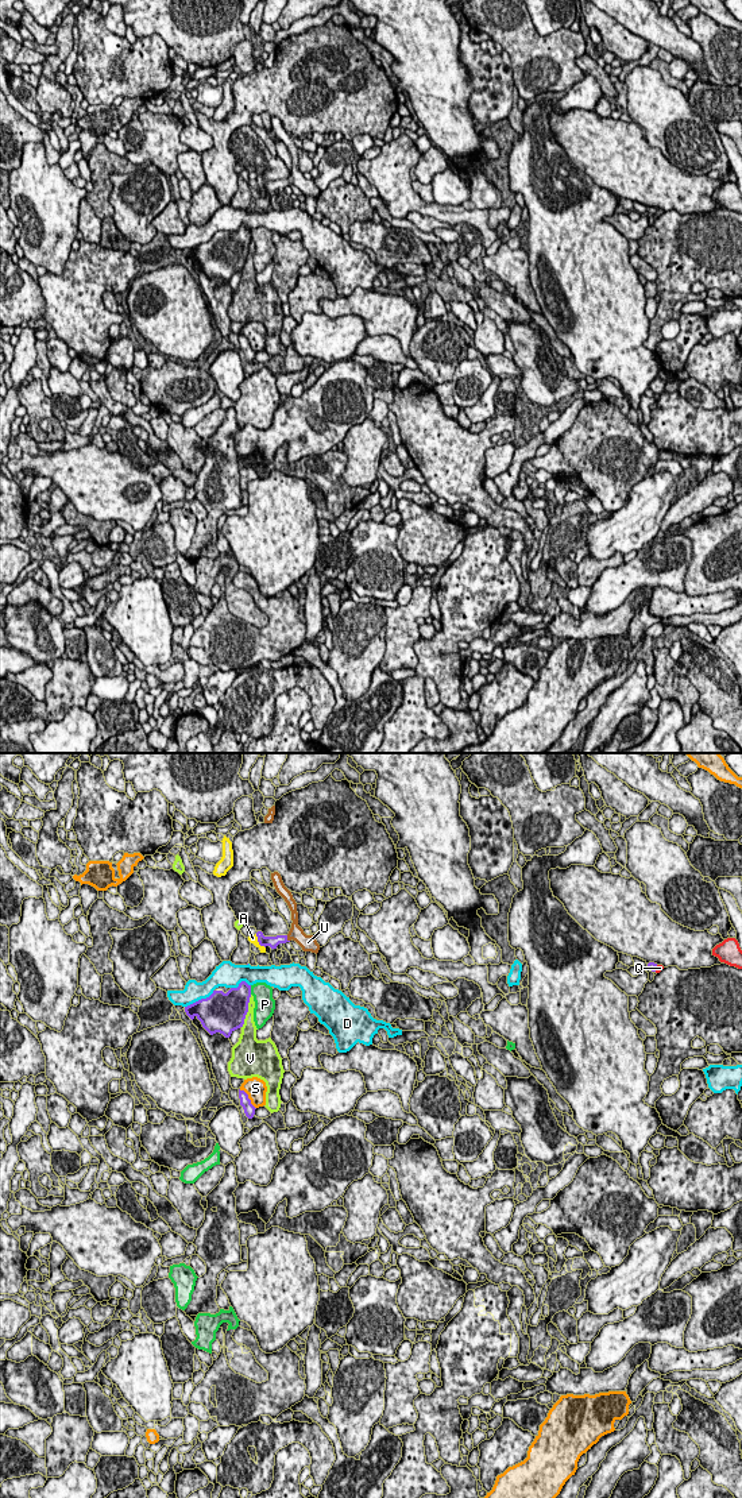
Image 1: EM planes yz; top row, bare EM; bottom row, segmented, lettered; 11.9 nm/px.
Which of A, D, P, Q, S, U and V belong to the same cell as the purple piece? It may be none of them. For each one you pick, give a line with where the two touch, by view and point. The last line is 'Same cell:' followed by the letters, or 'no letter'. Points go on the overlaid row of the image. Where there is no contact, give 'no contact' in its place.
U: meets purple in yz at (286, 938)
Same cell: U

